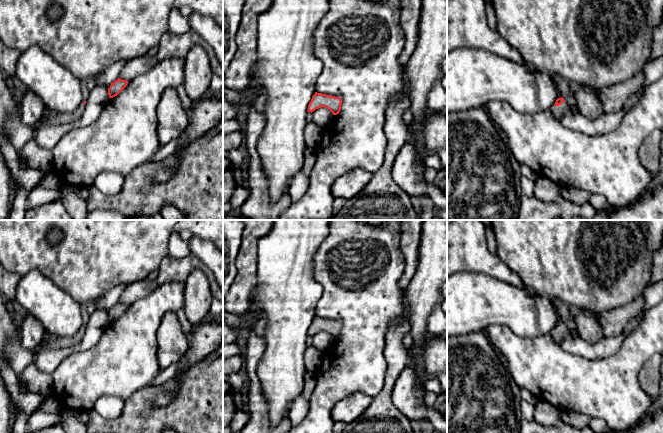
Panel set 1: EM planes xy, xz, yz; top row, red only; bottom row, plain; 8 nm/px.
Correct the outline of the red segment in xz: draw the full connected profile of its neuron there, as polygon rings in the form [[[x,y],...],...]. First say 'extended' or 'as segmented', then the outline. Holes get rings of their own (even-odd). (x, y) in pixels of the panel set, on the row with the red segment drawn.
as segmented; [[[317,93],[312,96],[312,99],[308,105],[307,112],[313,112],[320,107],[326,107],[333,115],[339,114],[341,110],[342,100],[340,97]]]

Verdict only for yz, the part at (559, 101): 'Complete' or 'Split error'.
Split error

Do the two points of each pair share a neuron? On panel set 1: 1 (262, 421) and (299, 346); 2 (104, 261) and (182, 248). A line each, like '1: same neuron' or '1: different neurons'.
1: different neurons
2: different neurons

